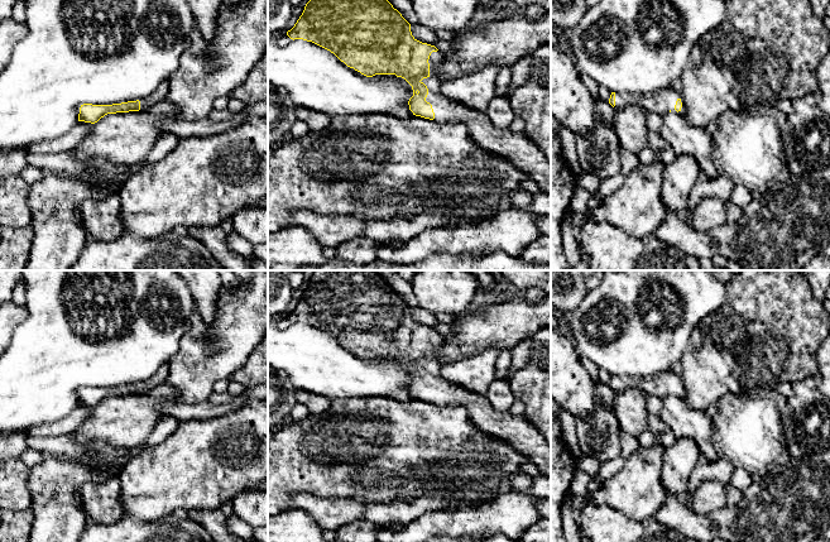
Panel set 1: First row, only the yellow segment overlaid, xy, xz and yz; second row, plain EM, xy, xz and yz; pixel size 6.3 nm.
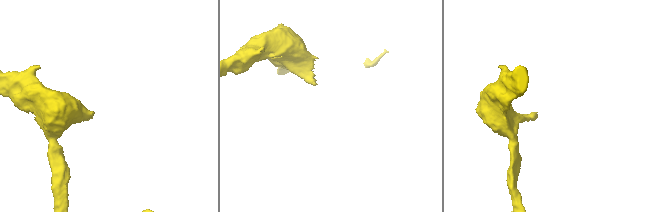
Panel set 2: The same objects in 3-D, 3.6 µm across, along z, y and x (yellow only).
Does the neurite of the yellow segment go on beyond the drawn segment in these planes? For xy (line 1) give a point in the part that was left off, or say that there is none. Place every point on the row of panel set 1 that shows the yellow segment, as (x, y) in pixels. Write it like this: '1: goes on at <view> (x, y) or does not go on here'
1: goes on at xy (159, 95)

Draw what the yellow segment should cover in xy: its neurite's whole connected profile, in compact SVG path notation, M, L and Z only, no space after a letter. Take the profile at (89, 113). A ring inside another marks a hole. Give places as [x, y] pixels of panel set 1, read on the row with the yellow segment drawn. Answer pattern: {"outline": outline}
{"outline": "M163 81L157 90L152 93L149 100L145 101L128 101L112 105L92 105L83 104L80 107L78 121L97 123L107 114L139 111L147 109L152 102L164 101L169 90L169 82Z"}

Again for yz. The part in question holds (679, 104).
{"outline": "M671 87L663 88L652 96L643 95L639 101L648 112L656 112L663 116L667 112L686 114L685 102L681 93Z"}

